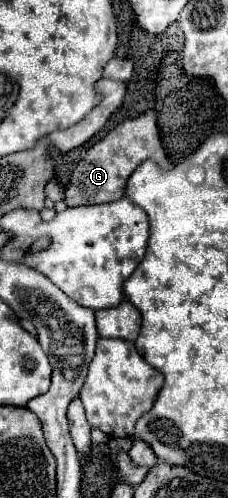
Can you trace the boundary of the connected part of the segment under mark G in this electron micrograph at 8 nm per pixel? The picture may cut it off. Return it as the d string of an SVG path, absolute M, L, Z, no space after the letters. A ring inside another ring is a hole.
M147 110L147 112L139 114L137 118L123 120L101 142L97 142L95 146L91 146L87 150L85 158L75 166L75 170L69 178L69 188L65 192L67 206L109 204L109 202L123 198L123 190L125 190L125 182L127 182L129 174L147 158L155 160L161 168L173 166L161 146L153 110Z

